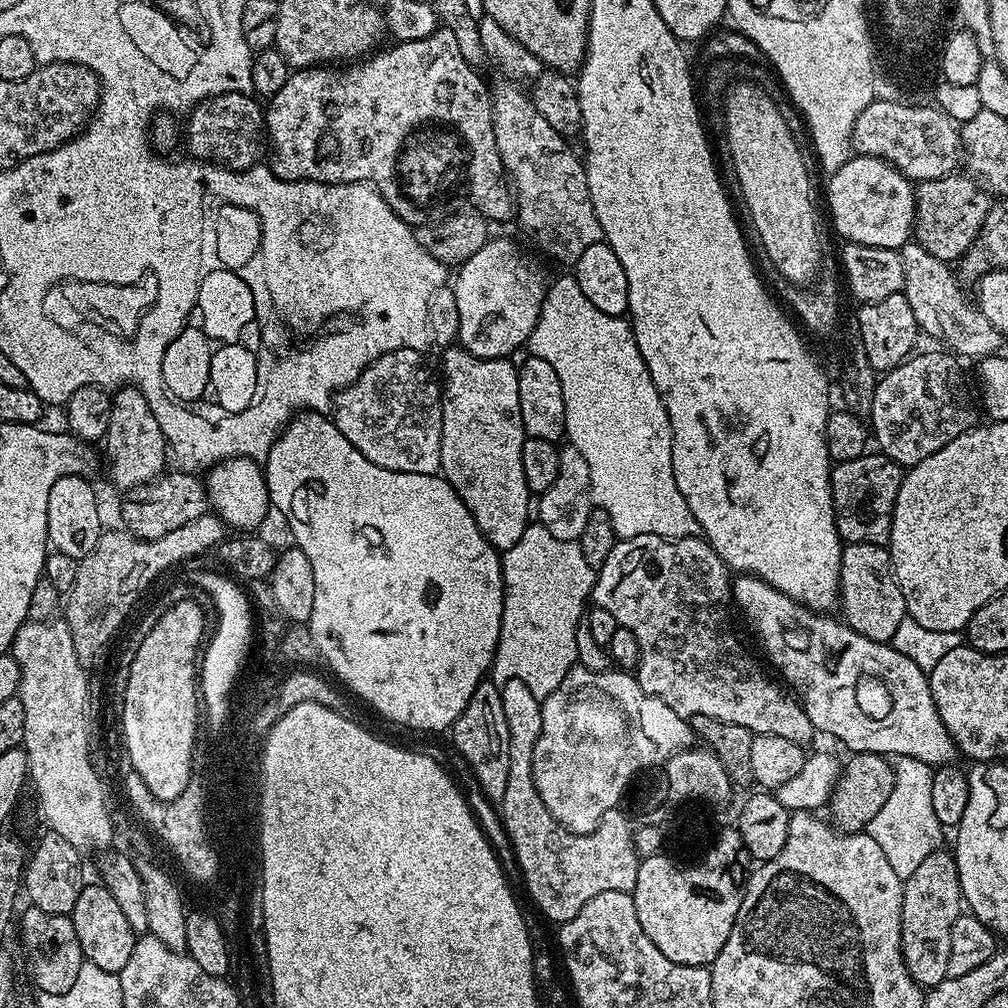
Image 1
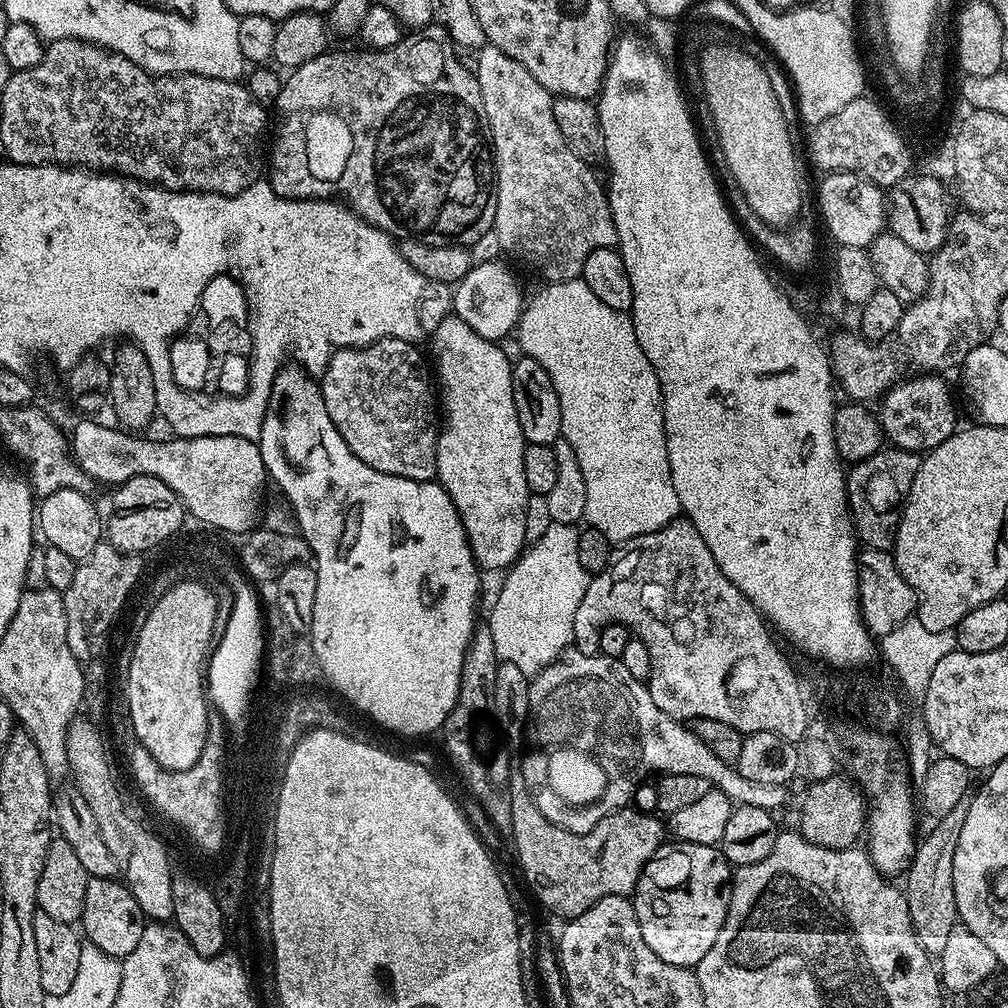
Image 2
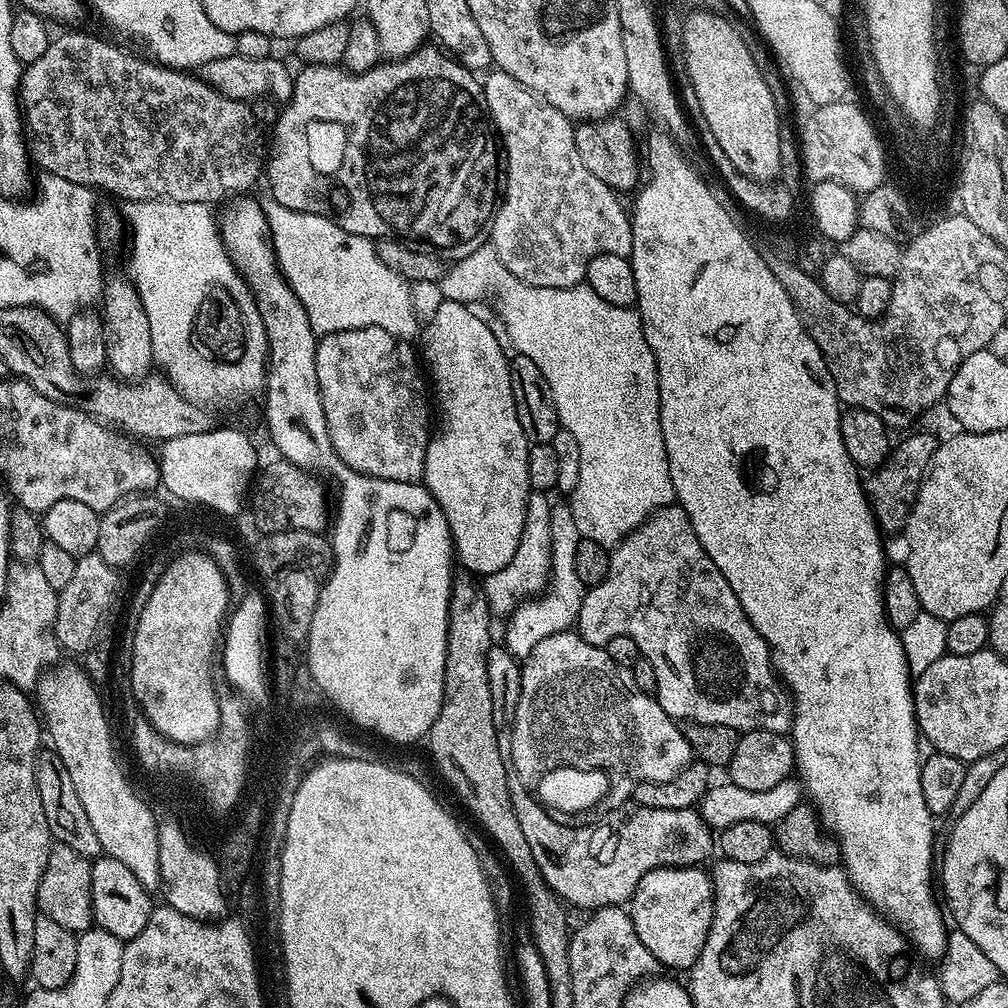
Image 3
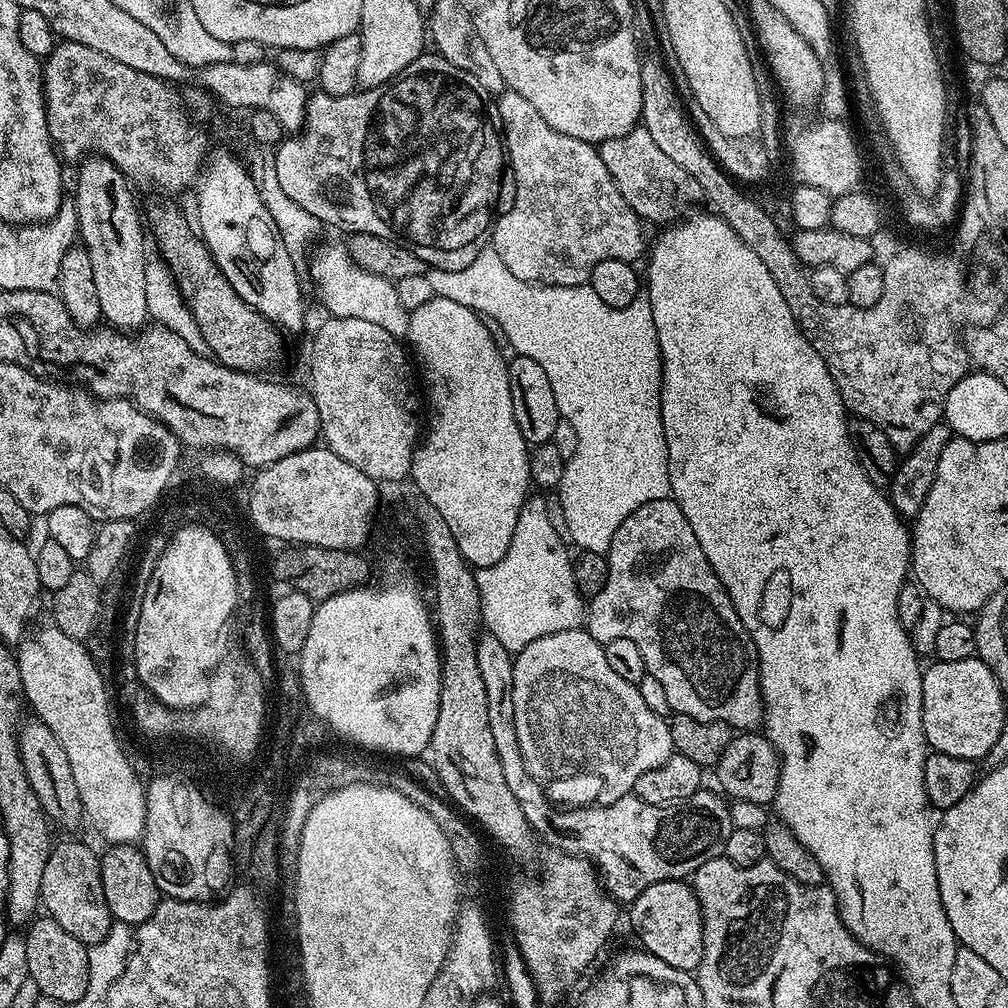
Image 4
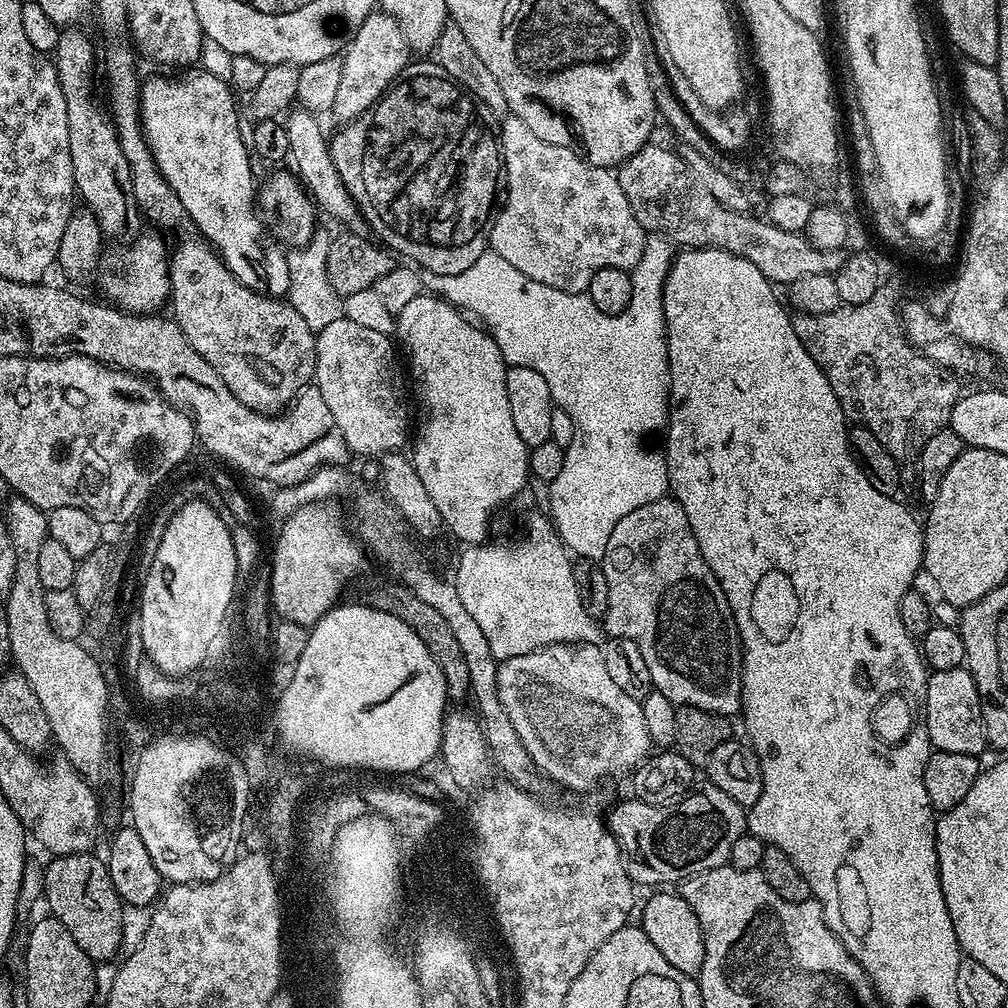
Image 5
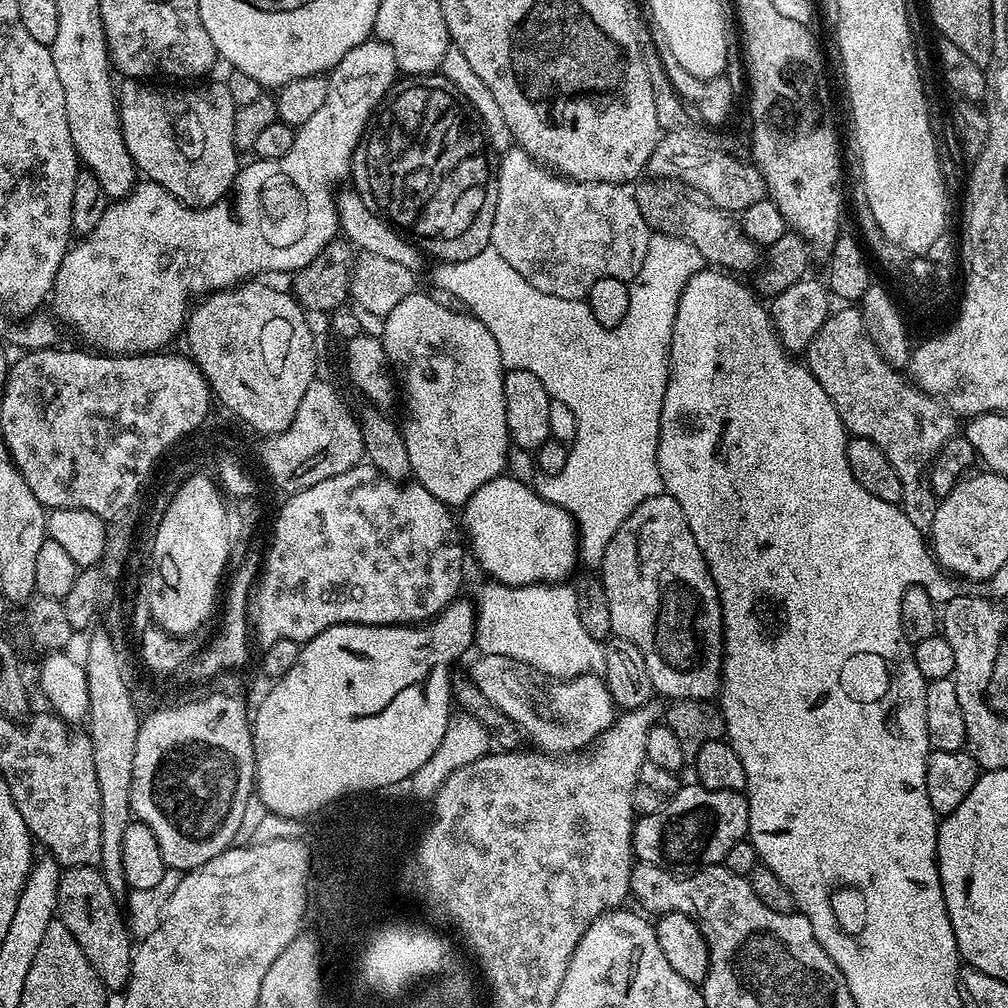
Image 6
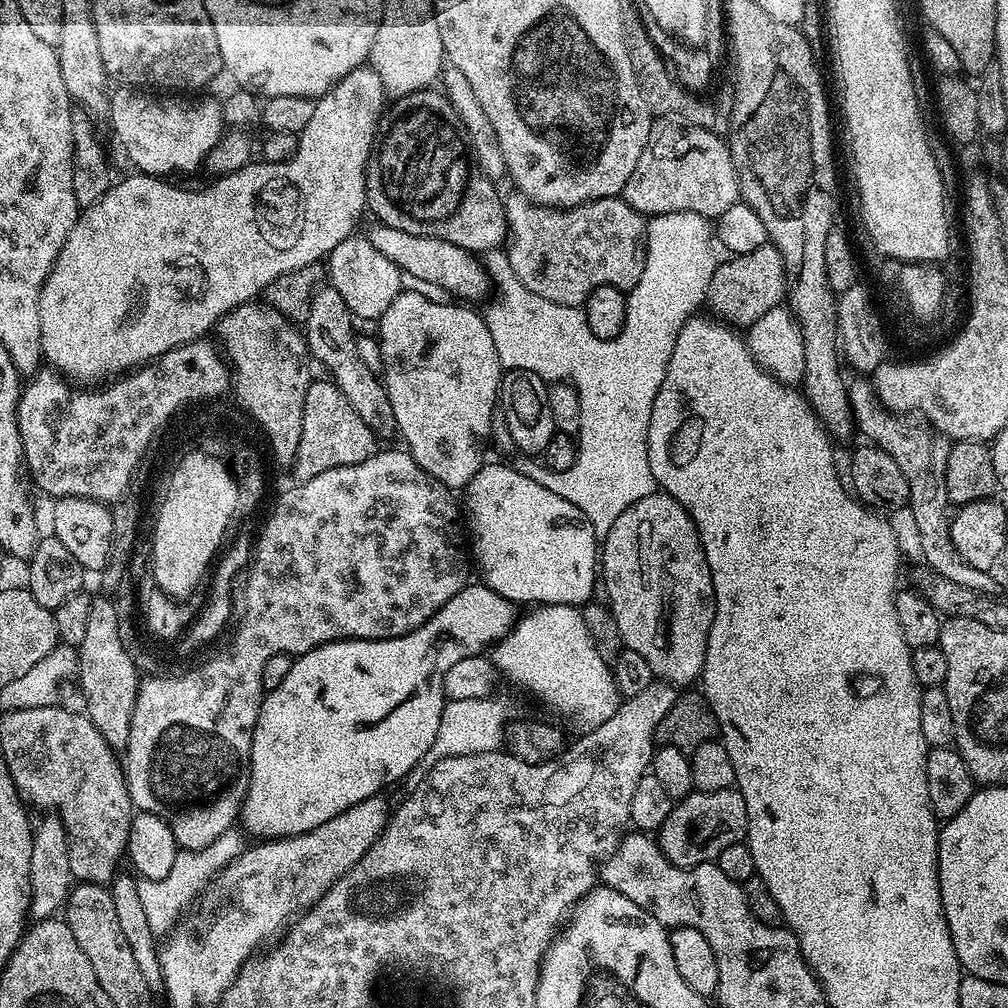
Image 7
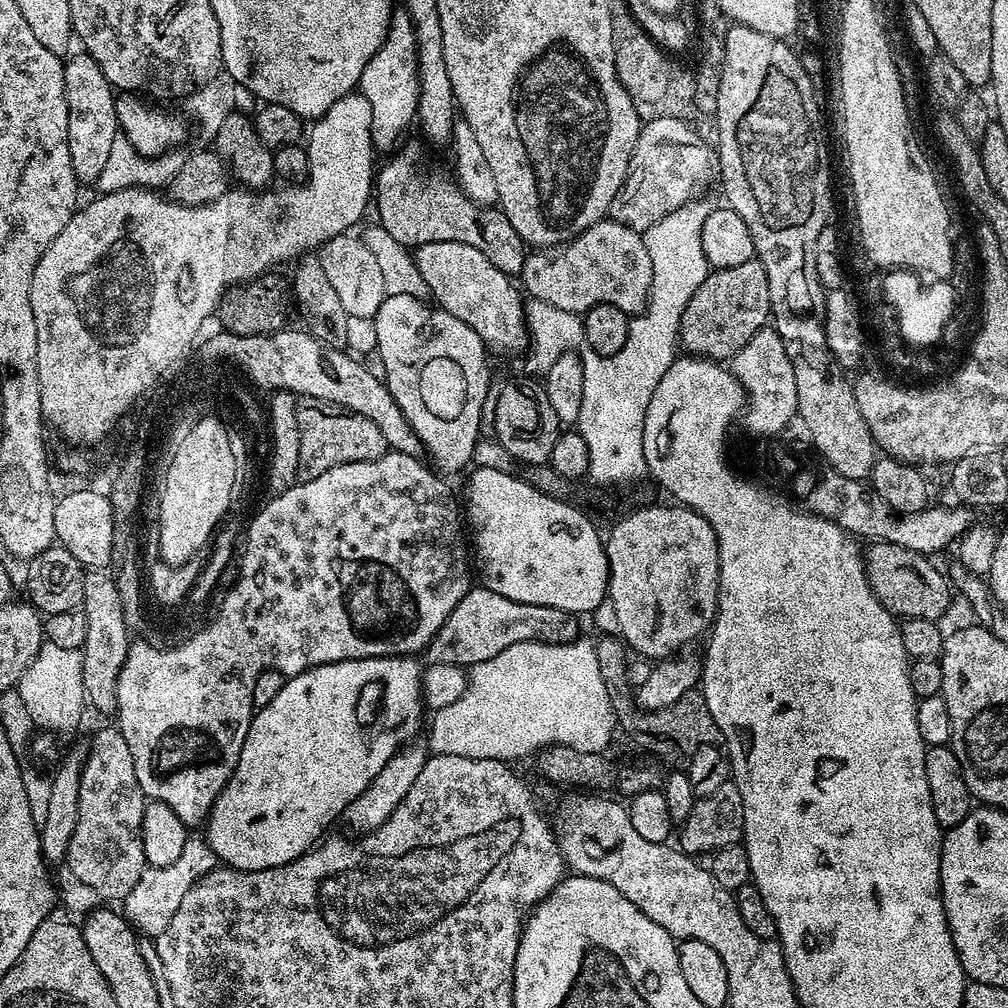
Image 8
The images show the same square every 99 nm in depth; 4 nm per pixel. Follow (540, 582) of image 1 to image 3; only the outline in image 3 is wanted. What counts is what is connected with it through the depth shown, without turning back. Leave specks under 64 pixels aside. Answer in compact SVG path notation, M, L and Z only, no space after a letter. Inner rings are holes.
M553 503L550 510L550 534L552 535L552 575L548 577L548 587L543 592L523 600L512 611L512 615L507 617L505 623L508 625L504 628L503 647L517 658L527 658L530 650L534 650L534 646L538 646L538 642L542 642L542 638L550 638L550 634L569 631L580 618L580 607L584 601L586 586L582 582L582 578L578 578L578 558L576 555L578 554L578 542L582 537L578 526L574 523L571 503Z

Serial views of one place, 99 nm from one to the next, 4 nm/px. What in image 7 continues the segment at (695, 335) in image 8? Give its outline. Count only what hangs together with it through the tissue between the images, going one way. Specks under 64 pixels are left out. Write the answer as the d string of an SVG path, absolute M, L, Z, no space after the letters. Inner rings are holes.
M770 242L750 254L730 256L717 265L708 287L708 306L719 319L747 328L767 311L783 303L787 295L787 272L781 252Z

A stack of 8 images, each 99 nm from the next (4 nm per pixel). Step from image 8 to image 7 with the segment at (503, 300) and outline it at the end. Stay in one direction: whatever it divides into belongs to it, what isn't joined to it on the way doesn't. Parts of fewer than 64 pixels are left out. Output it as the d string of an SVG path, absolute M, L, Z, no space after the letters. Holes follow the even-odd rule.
M379 222L366 232L366 237L383 257L388 258L394 266L406 275L416 275L426 282L434 283L449 292L452 298L460 302L483 301L486 273L484 265L473 253L465 248L454 246L442 238L430 238L426 234L406 234L406 230L394 230L394 226L386 226Z

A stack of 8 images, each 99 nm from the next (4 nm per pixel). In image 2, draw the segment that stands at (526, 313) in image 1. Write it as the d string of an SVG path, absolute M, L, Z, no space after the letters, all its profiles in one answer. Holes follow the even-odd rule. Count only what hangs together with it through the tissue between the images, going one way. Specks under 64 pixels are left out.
M489 258L476 263L470 271L460 279L459 284L455 285L452 293L452 307L455 315L462 318L462 322L466 322L466 326L470 326L470 330L474 330L474 334L482 334L482 338L487 340L503 341L503 336L508 336L517 331L520 323L520 314L524 310L526 296L520 293L520 284L516 281L516 276L504 264L499 264L496 258Z

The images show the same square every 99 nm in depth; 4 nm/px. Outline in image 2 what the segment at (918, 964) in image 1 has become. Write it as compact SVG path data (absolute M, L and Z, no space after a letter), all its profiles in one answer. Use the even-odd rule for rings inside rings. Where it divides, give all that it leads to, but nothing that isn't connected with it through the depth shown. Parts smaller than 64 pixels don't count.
M965 799L958 802L958 806L954 806L954 810L950 810L950 814L946 814L946 818L935 821L931 825L933 828L925 836L923 833L922 839L917 843L916 853L912 855L912 865L909 866L906 873L908 881L902 884L902 891L910 906L912 925L918 934L918 942L933 958L938 958L942 954L950 930L954 930L954 926L958 923L956 899L954 898L954 854L958 846L958 834L962 834L962 822L966 822L967 813L968 800Z

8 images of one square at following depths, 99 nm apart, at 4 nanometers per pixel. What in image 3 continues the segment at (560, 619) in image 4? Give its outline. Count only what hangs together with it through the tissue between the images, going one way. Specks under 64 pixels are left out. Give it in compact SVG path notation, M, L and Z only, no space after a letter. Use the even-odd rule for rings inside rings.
M529 491L526 522L522 526L522 538L518 542L518 550L514 550L514 558L510 558L510 562L506 562L502 570L483 577L482 587L488 605L492 607L493 617L511 616L512 611L523 600L543 592L548 587L548 577L552 575L552 535L550 534L552 505L549 493Z

